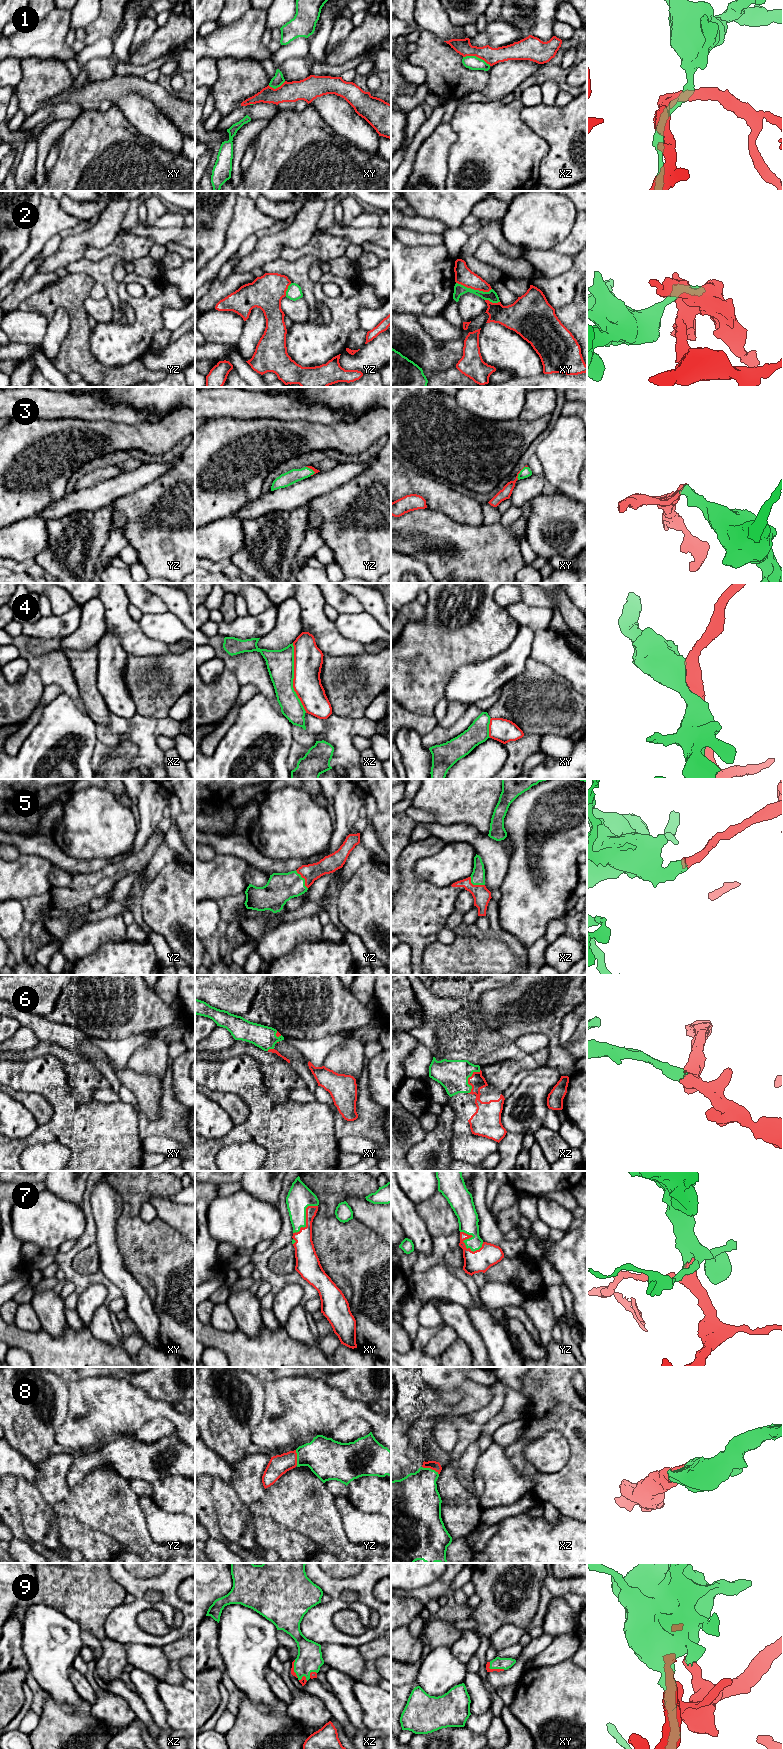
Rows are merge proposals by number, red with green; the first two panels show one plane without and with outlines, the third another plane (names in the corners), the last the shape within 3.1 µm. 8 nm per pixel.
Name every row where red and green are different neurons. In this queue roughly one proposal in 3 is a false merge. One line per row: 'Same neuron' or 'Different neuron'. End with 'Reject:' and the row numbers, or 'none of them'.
1: Different neuron
2: Different neuron
3: Same neuron
4: Different neuron
5: Same neuron
6: Same neuron
7: Same neuron
8: Same neuron
9: Same neuron
Reject: 1, 2, 4

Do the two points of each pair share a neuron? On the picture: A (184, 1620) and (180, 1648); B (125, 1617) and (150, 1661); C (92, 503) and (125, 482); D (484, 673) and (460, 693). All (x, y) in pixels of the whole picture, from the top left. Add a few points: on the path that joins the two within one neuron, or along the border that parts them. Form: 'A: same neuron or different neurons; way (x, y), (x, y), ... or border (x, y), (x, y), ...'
A: different neurons; border (184, 1636), (161, 1647)
B: different neurons; border (124, 1644), (145, 1644), (160, 1648)
C: same neuron; way (100, 495), (117, 486)
D: same neuron; way (478, 679), (466, 687)

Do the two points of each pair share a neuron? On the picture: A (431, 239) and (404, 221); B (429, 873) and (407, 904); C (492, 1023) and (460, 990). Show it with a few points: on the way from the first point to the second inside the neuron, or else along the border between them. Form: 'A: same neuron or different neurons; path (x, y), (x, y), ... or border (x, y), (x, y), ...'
A: different neurons; border (401, 227), (416, 232), (434, 232), (442, 236)
B: different neurons; border (414, 863), (417, 877), (438, 887), (447, 886)
C: same neuron; path (482, 1018), (473, 1008), (473, 1001), (470, 998)

